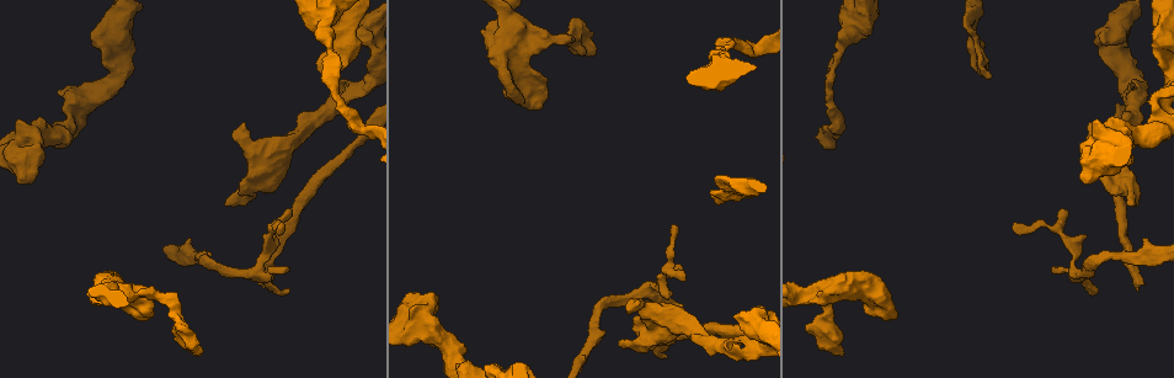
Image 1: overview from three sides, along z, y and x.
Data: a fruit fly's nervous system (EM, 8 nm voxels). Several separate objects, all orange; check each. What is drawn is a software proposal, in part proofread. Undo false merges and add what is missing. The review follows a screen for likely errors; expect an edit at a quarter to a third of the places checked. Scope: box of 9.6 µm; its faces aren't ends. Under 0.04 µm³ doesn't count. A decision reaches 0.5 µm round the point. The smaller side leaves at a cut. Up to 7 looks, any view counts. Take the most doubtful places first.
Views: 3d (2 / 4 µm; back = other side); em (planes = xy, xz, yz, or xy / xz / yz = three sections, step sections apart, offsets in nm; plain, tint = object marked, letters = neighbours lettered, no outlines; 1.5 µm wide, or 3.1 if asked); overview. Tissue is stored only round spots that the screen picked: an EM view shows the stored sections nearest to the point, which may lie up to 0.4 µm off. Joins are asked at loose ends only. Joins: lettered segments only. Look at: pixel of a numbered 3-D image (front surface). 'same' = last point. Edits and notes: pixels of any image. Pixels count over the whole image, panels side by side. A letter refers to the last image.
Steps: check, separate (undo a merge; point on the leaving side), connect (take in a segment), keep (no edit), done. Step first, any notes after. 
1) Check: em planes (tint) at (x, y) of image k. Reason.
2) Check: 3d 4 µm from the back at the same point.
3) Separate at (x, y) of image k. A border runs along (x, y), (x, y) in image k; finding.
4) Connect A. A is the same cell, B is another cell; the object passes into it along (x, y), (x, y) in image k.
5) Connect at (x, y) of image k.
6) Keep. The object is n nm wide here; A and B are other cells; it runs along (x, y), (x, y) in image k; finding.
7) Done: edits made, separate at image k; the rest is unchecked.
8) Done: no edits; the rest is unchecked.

Check: 3d 2 µm at (1146, 283) of image 1. An open end.

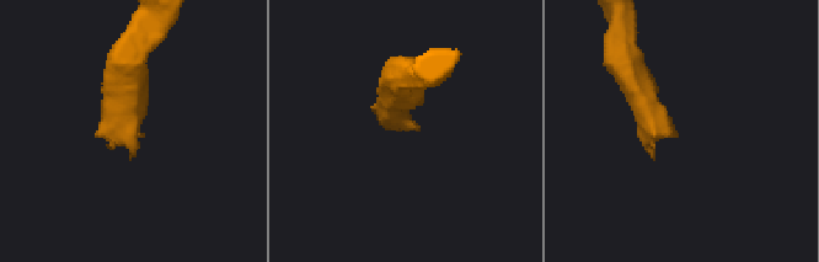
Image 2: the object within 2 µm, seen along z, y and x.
Check: em planes (letters) at (142, 137) of image 2.

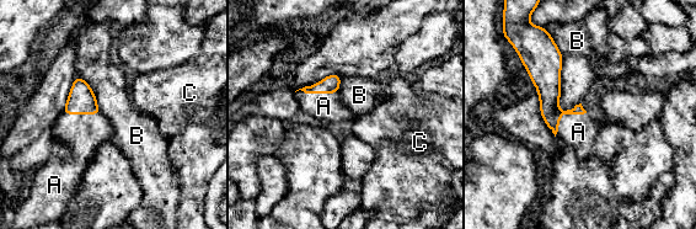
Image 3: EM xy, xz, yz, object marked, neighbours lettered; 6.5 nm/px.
Connect A. A is the same cell, B and C are other cells; the neuron continues.

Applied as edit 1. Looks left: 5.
Check: em 3.1 µm planes (tint) at (684, 279) of image 1. Free end.

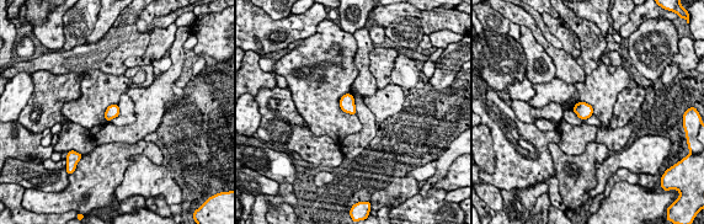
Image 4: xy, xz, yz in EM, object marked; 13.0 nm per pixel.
Check: em 3.1 µm planes (letters) at the same point.

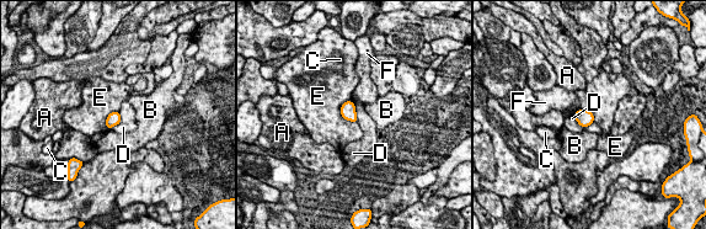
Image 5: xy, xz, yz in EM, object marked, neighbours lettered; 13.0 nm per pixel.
Keep. The object is 170 nm wide here; A, B, C, D, E and F are other cells; none of them fits.

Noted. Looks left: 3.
Check: em planes (letters) at (717, 181) of image 1. Branch stops here.

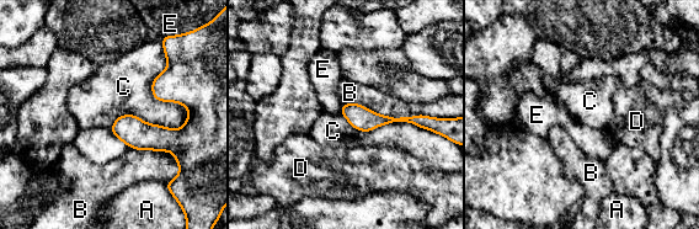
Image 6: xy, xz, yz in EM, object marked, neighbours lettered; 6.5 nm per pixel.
Keep. A, B, C, D and E are other cells; it runs along (343, 108), (363, 120), (427, 122) in image 6; no lettered segment goes on from it.

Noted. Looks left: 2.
Done: edits made, connect at image 3; the rest is unchecked.

